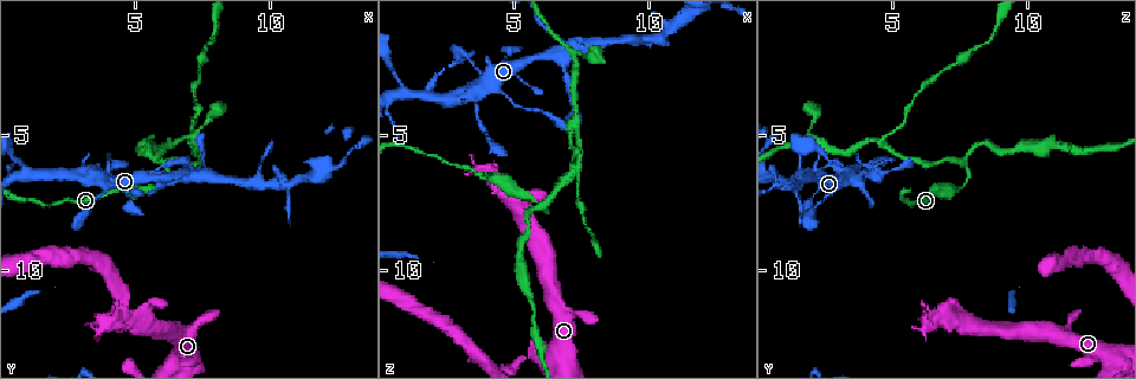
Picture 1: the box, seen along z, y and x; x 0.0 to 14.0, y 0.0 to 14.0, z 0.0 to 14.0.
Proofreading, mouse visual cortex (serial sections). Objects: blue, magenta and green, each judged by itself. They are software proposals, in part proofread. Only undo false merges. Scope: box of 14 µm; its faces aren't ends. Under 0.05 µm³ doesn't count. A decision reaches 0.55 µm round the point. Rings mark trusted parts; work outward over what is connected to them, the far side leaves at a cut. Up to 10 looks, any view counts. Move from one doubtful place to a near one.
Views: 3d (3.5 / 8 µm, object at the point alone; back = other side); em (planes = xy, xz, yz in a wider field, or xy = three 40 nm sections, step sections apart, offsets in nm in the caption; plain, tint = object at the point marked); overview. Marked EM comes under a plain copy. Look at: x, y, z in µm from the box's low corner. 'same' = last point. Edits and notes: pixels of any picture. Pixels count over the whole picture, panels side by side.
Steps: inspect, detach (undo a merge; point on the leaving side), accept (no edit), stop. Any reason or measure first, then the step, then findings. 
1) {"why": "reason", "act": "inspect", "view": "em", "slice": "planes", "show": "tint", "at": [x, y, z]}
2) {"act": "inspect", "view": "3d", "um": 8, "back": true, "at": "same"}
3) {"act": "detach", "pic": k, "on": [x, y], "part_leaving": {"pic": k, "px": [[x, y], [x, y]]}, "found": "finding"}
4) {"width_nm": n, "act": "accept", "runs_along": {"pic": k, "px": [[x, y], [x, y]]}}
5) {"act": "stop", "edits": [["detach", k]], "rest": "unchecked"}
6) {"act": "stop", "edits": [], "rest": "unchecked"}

{"why": "thick turns thin", "act": "inspect", "view": "3d", "um": 8, "at": [3.2, 8.0, 2.1]}

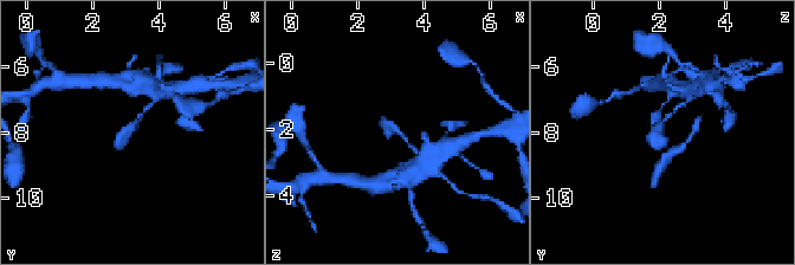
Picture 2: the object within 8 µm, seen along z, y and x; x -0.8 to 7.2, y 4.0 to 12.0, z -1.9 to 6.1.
{"act": "inspect", "view": "3d", "um": 3.5, "at": [3.0, 8.1, 2.1]}

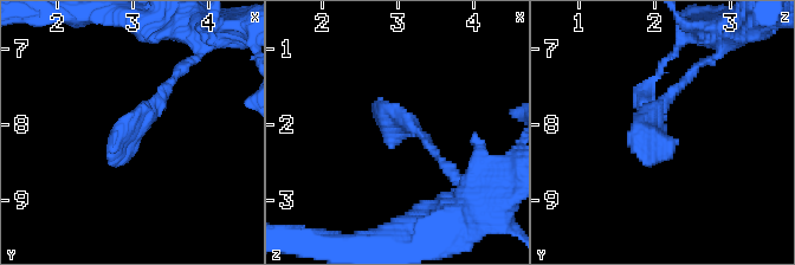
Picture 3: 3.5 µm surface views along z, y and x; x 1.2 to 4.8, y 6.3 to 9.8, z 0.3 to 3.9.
{"why": "need the tissue", "act": "inspect", "view": "em", "slice": "xy", "step": 2, "show": "tint", "at": [3.10, 8.05, 2.00]}

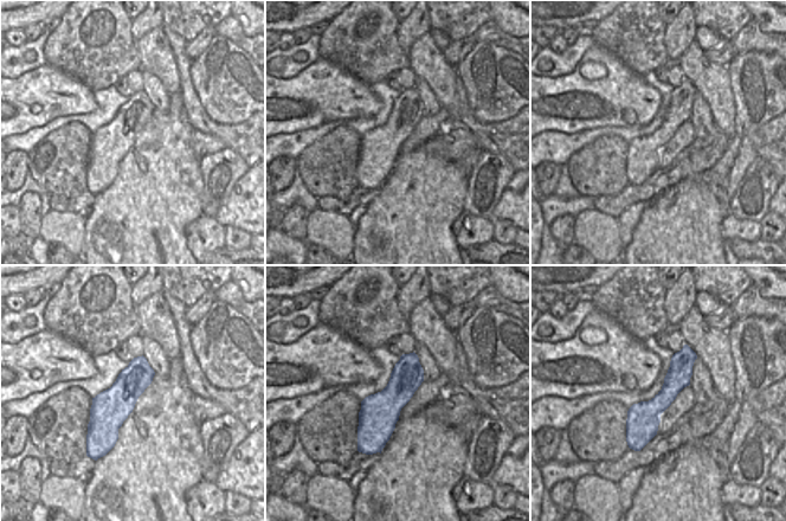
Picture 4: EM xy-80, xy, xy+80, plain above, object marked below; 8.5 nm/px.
{"act": "accept", "runs_along": {"pic": 3, "px": [[179, 73], [110, 160]]}, "found": "all the same cell"}

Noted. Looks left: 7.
{"why": "sudden change in width", "act": "inspect", "view": "3d", "um": 3.5, "at": [0.9, 6.5, 3.5]}

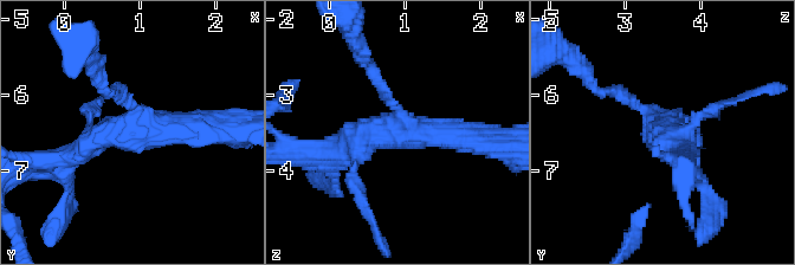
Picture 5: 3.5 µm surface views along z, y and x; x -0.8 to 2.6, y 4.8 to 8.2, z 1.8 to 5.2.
{"act": "inspect", "view": "em", "slice": "xy", "step": 1, "show": "tint", "at": [0.85, 6.40, 3.45]}

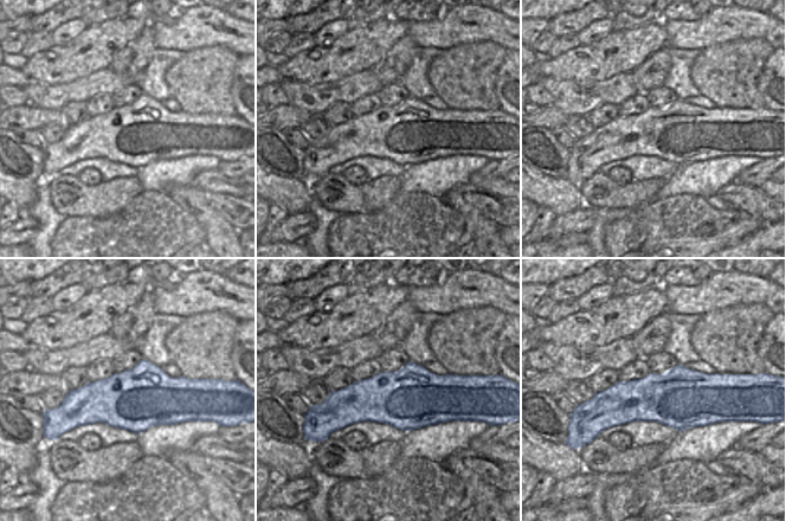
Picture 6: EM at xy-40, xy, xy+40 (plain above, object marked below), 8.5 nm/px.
{"act": "accept", "runs_along": {"pic": 5, "px": [[476, 139], [400, 129], [370, 69]]}, "found": "all the same cell"}

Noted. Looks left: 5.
{"why": "four-way junction", "act": "inspect", "view": "3d", "um": 8, "at": [6.7, 6.6, 2.0]}

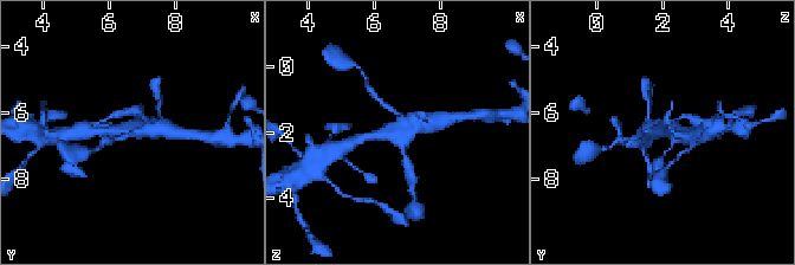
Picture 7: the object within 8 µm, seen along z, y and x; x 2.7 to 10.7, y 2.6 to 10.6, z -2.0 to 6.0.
{"act": "inspect", "view": "3d", "um": 3.5, "at": [6.7, 6.6, 1.9]}

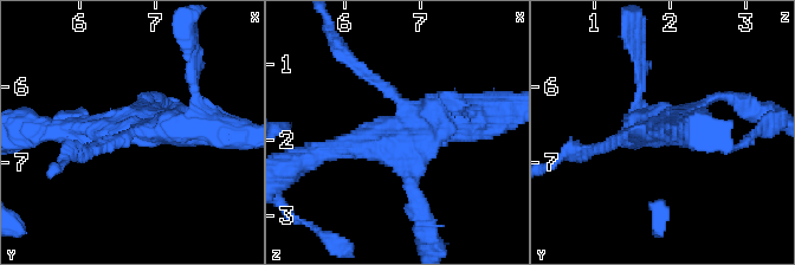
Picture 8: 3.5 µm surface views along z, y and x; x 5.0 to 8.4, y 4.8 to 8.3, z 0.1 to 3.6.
{"arms": 4, "arm_widths_nm": [150, 150, 250, 450], "act": "inspect", "view": "em", "slice": "planes", "show": "tint", "at": [6.70, 6.55, 1.95]}

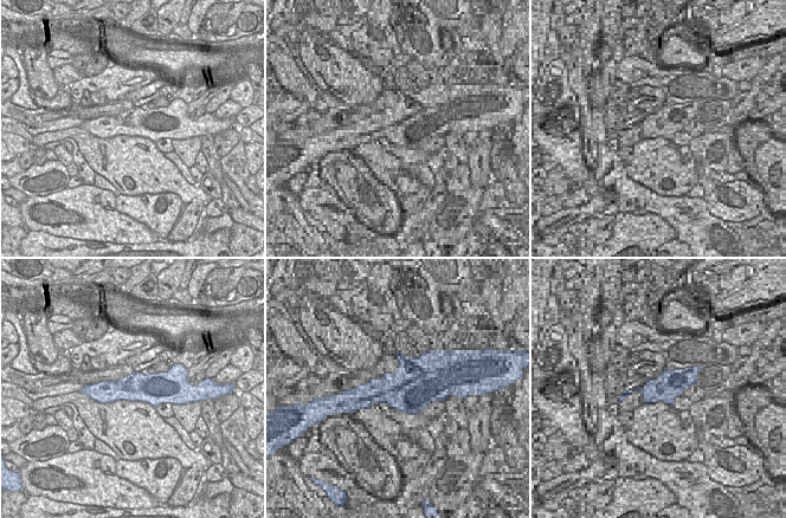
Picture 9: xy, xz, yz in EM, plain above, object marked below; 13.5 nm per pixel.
{"act": "accept", "runs_along": {"pic": 8, "px": [[317, 153], [419, 135], [473, 114]]}, "found": "all the same cell"}

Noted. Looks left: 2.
{"why": "sudden change in width", "act": "inspect", "view": "3d", "um": 3.5, "at": [6.3, 6.2, 7.7]}

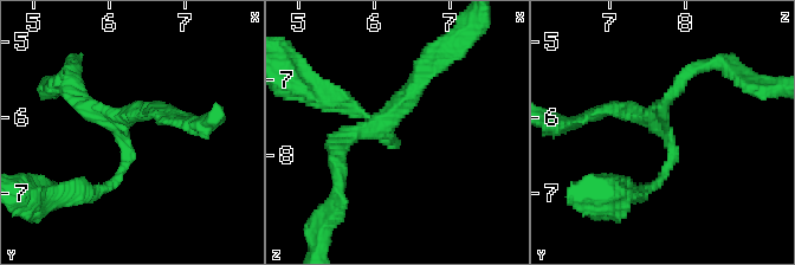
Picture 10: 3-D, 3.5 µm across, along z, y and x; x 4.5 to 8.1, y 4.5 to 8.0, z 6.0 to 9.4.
{"arms": 3, "arm_widths_nm": [150, 200, 200], "why": "now the EM", "act": "inspect", "view": "em", "slice": "xy", "step": 5, "show": "tint", "at": [6.25, 6.15, 7.70]}

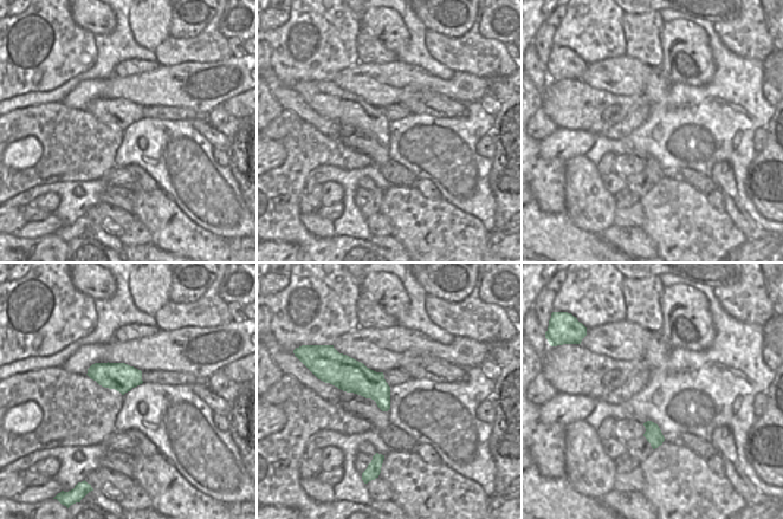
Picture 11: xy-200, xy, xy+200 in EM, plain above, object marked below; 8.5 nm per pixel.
{"act": "accept", "runs_along": {"pic": 10, "px": [[101, 192], [125, 166], [125, 115], [159, 111]]}, "found": "continuous, no second cell"}

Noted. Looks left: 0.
{"act": "stop", "edits": [], "rest": "unchecked"}

